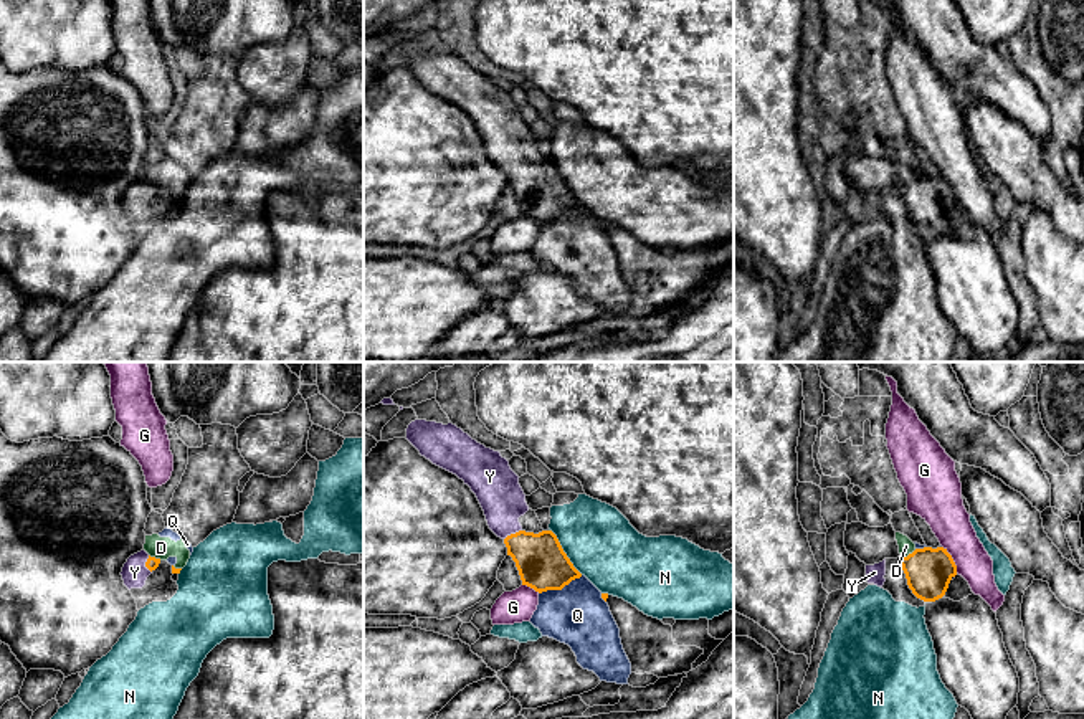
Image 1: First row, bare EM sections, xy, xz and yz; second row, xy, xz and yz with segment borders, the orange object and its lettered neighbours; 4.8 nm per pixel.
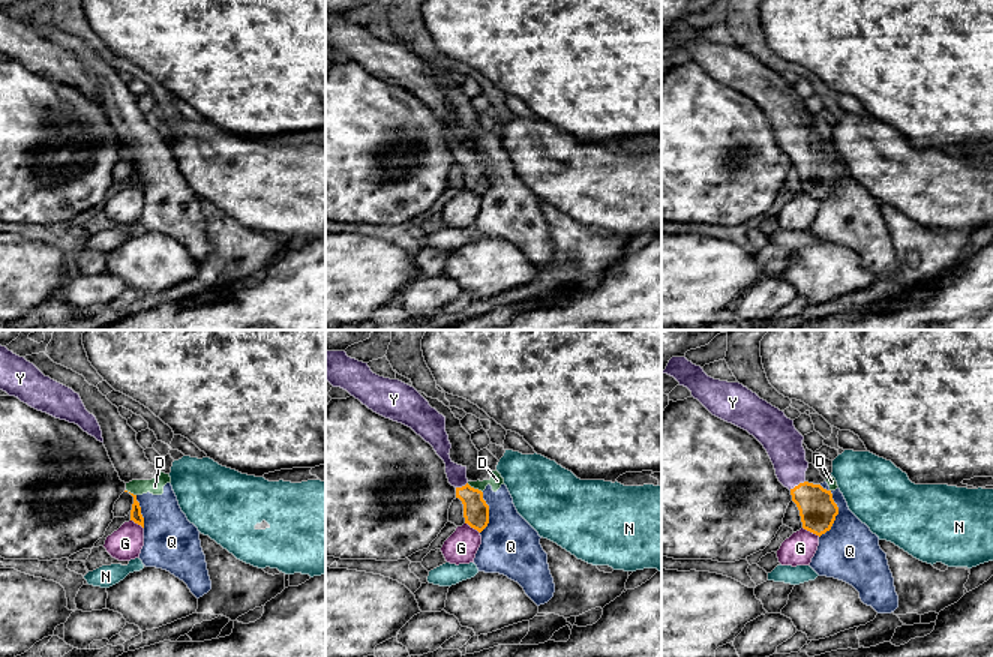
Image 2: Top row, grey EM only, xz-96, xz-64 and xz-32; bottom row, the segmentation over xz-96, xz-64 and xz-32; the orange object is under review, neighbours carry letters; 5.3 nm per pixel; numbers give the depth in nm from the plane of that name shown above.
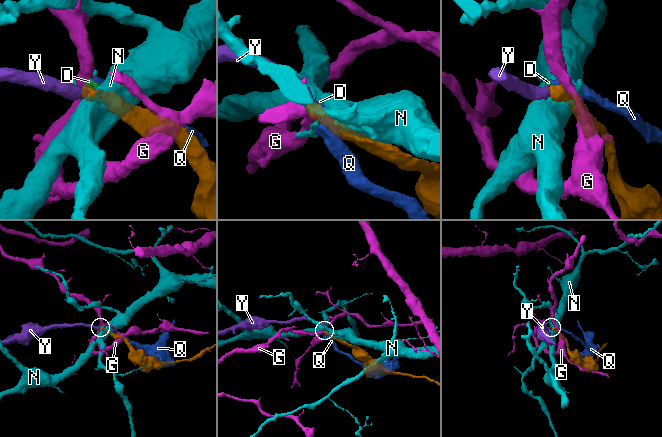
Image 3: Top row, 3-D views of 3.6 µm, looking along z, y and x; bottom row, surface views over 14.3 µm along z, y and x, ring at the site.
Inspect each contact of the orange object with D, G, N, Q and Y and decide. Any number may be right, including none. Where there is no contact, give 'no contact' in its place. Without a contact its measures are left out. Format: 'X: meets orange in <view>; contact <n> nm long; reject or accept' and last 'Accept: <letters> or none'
D: meets orange in yz; contact 90 nm long; reject
G: meets orange in yz; contact 150 nm long; reject
N: meets orange in xz; contact 280 nm long; reject
Q: meets orange in xz; contact 240 nm long; reject
Y: meets orange in xz; contact 100 nm long; accept
Accept: Y

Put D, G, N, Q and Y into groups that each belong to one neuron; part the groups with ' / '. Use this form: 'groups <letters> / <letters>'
groups D Q / G / N / Y

